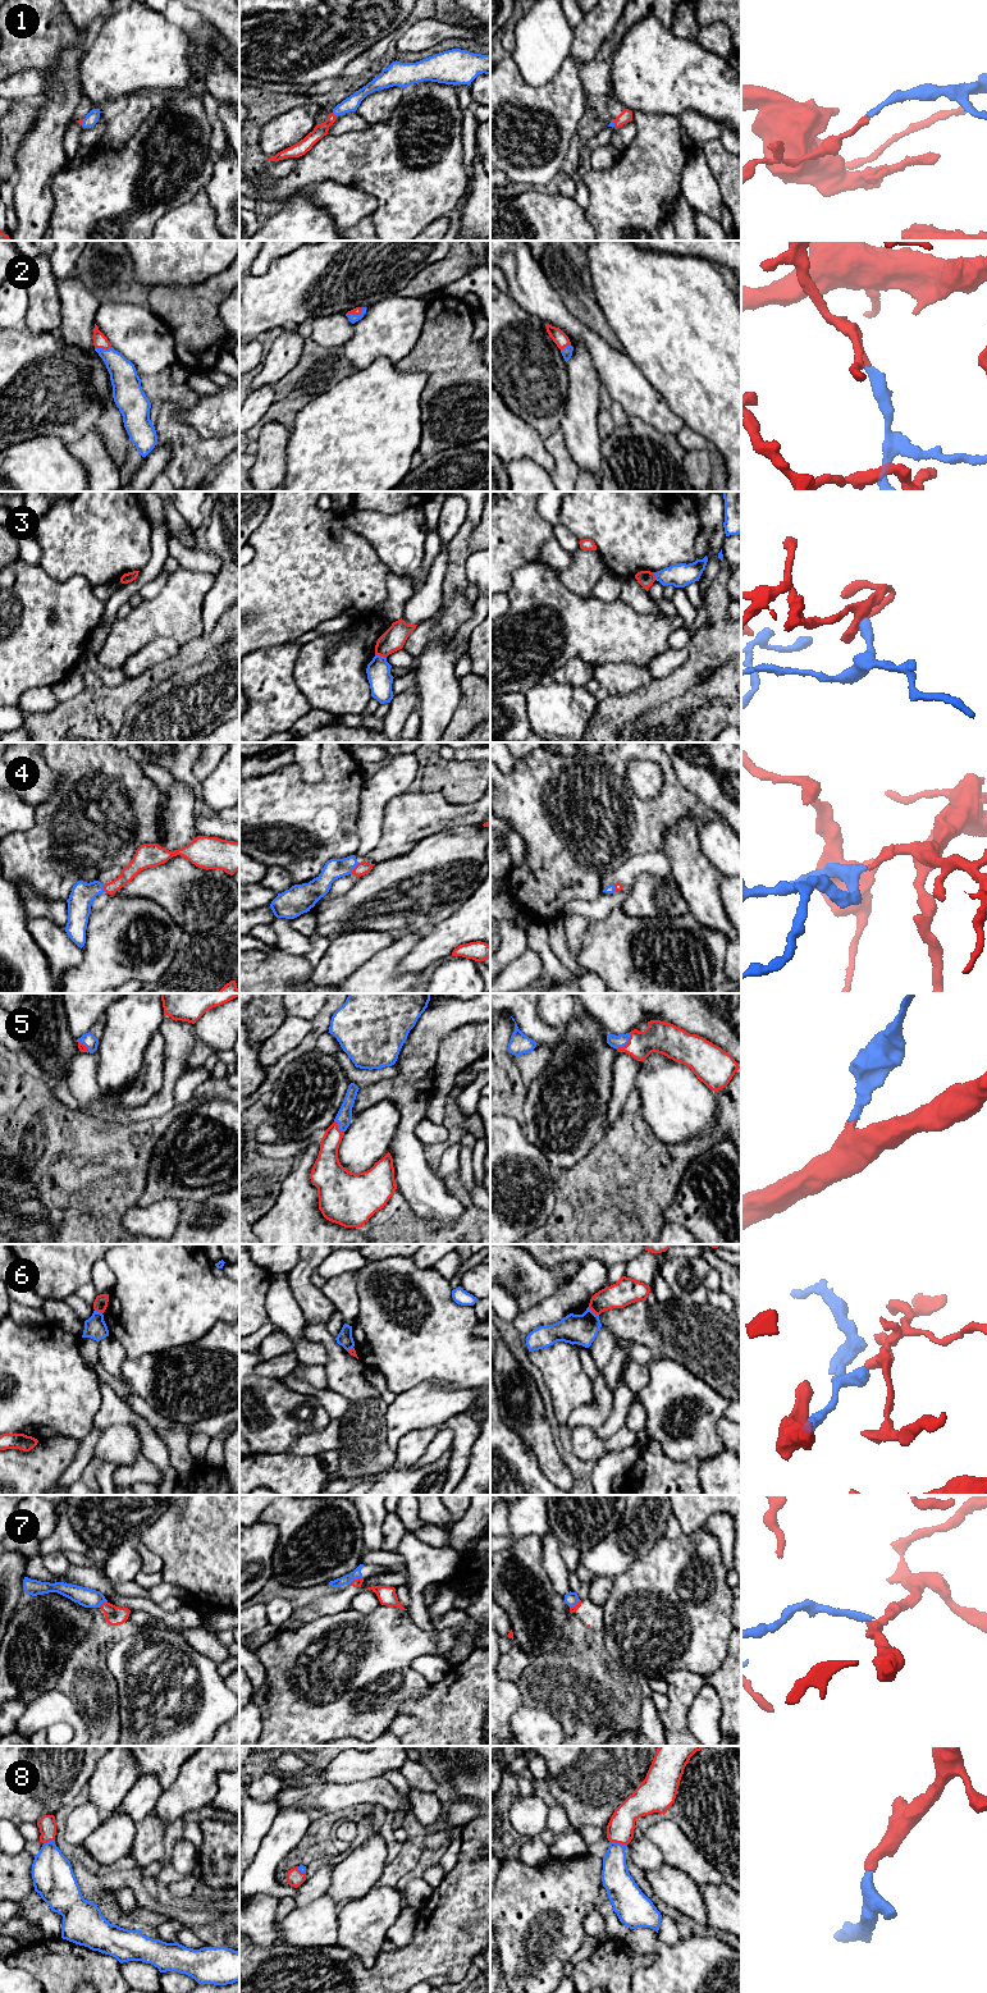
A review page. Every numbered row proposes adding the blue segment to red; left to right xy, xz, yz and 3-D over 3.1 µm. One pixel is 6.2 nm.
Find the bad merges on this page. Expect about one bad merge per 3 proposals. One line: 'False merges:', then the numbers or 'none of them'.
False merges: 3, 6, 7

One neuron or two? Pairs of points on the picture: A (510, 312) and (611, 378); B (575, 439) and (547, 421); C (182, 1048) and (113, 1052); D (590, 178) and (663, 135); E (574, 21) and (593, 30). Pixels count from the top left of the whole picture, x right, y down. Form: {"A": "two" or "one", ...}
{"A": "two", "B": "two", "C": "two", "D": "one", "E": "two"}

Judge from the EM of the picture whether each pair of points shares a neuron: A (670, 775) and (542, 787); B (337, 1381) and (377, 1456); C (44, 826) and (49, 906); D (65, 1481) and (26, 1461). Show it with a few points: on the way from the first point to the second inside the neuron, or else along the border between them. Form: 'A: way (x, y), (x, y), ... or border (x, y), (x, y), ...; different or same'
A: way (650, 808), (577, 808); same
B: way (356, 1398), (364, 1406), (364, 1436); same
C: border (23, 883), (37, 896), (63, 899), (65, 901); different
D: border (76, 1452), (72, 1462), (56, 1481); different

